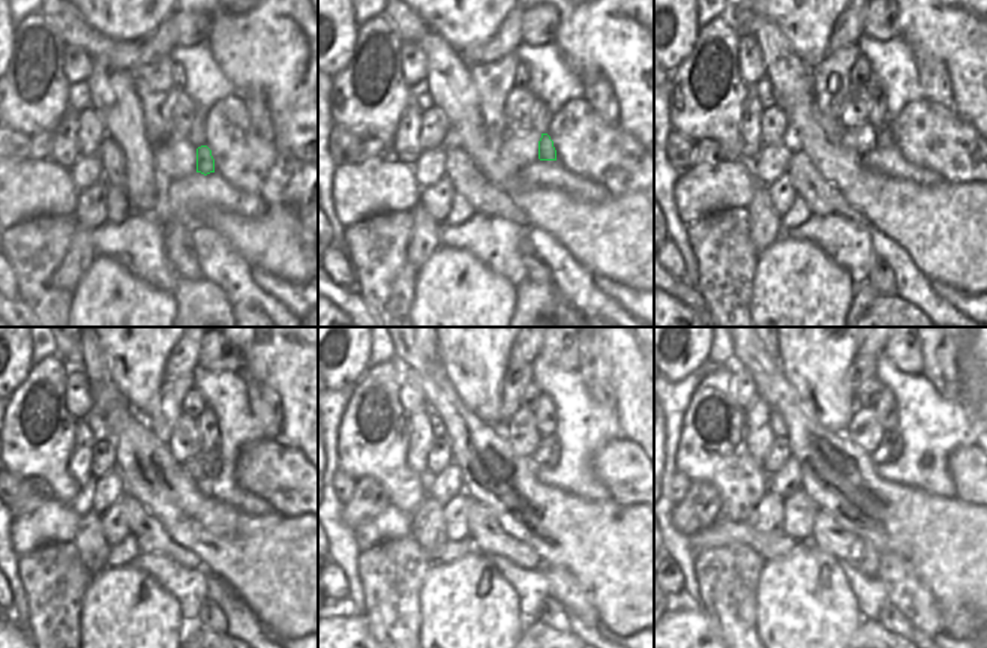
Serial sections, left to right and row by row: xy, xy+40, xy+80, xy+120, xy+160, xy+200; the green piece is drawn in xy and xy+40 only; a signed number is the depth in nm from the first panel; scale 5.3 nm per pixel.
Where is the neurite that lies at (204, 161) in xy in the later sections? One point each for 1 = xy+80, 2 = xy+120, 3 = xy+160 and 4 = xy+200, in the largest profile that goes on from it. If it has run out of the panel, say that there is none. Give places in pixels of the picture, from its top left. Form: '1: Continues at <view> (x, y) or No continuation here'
1: Continues at xy+80 (884, 138)
2: Continues at xy+120 (210, 459)
3: Continues at xy+160 (548, 453)
4: Continues at xy+200 (894, 447)

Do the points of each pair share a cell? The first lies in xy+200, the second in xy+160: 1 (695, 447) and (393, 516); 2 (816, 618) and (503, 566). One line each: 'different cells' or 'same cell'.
1: different cells
2: different cells

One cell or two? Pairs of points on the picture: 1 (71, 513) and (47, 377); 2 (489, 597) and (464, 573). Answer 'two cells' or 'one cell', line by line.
1: two cells
2: one cell

